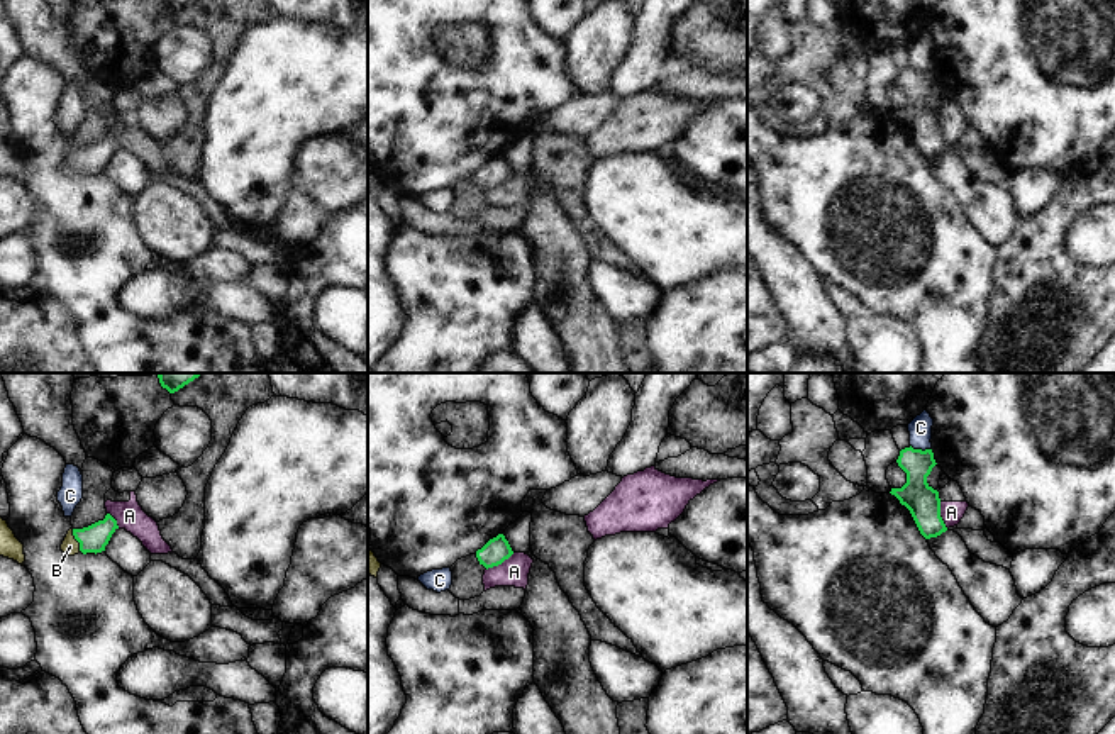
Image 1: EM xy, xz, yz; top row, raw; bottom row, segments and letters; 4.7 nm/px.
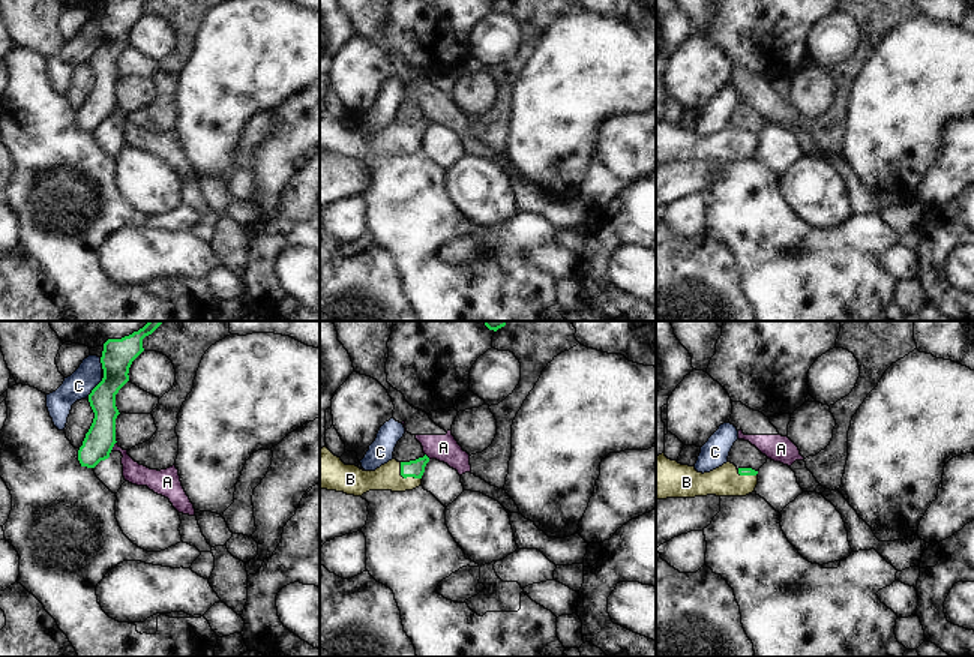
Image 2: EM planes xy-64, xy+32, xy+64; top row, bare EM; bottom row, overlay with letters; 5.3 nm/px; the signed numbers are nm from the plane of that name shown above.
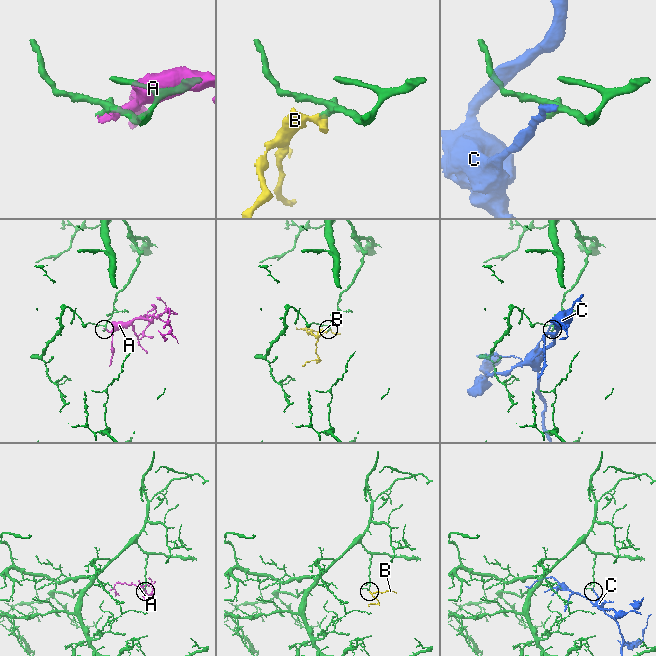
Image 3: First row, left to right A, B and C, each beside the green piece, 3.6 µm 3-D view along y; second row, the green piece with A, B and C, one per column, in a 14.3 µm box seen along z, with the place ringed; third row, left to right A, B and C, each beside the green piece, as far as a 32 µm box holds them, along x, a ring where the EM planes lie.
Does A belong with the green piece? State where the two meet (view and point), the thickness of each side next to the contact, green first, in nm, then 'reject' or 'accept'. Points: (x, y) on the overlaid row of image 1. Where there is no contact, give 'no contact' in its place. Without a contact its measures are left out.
contact xz (500, 563); calibres 120 and 140 nm; reject

